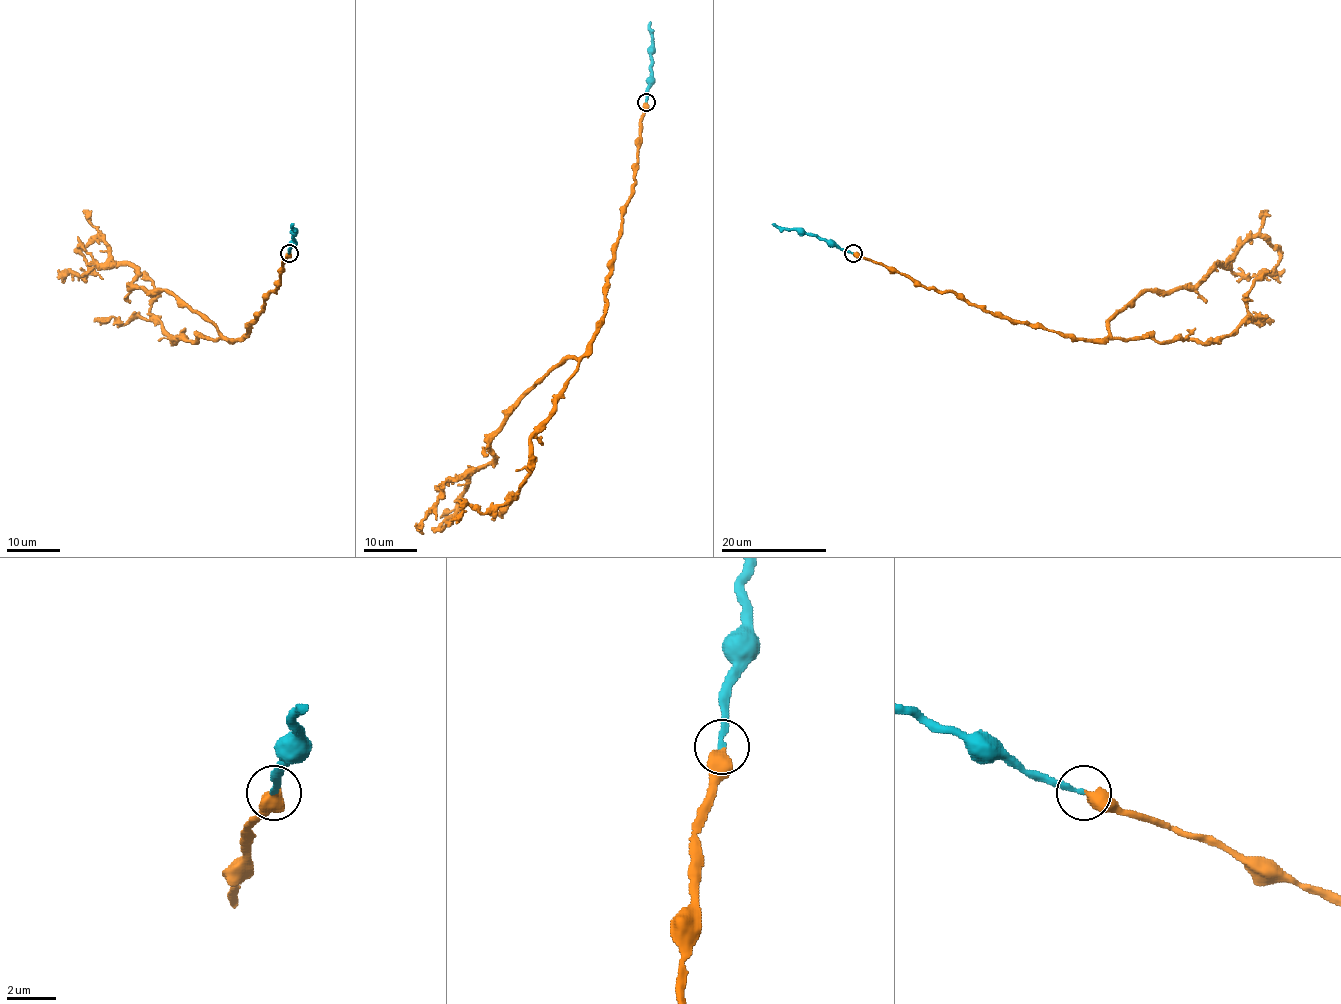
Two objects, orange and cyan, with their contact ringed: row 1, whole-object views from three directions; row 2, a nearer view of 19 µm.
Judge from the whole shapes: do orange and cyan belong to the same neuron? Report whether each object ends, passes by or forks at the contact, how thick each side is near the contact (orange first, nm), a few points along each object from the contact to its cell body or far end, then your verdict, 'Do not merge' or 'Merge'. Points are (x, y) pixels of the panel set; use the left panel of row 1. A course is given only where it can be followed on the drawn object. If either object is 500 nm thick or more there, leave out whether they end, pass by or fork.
Thickness 550 nm (orange) against 220 nm. Course of orange: (288, 253), (241, 339), (166, 290), (135, 288), (136, 271), (116, 265), (98, 236), (82, 252), (103, 278). Course of cyan: (288, 253), (294, 236), (292, 224). Merge

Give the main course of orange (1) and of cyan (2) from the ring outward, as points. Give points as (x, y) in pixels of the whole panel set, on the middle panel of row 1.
1: (646, 102), (598, 332), (524, 396), (492, 440), (493, 458), (470, 477), (439, 527), (460, 510)
2: (646, 102), (651, 65), (650, 21)

